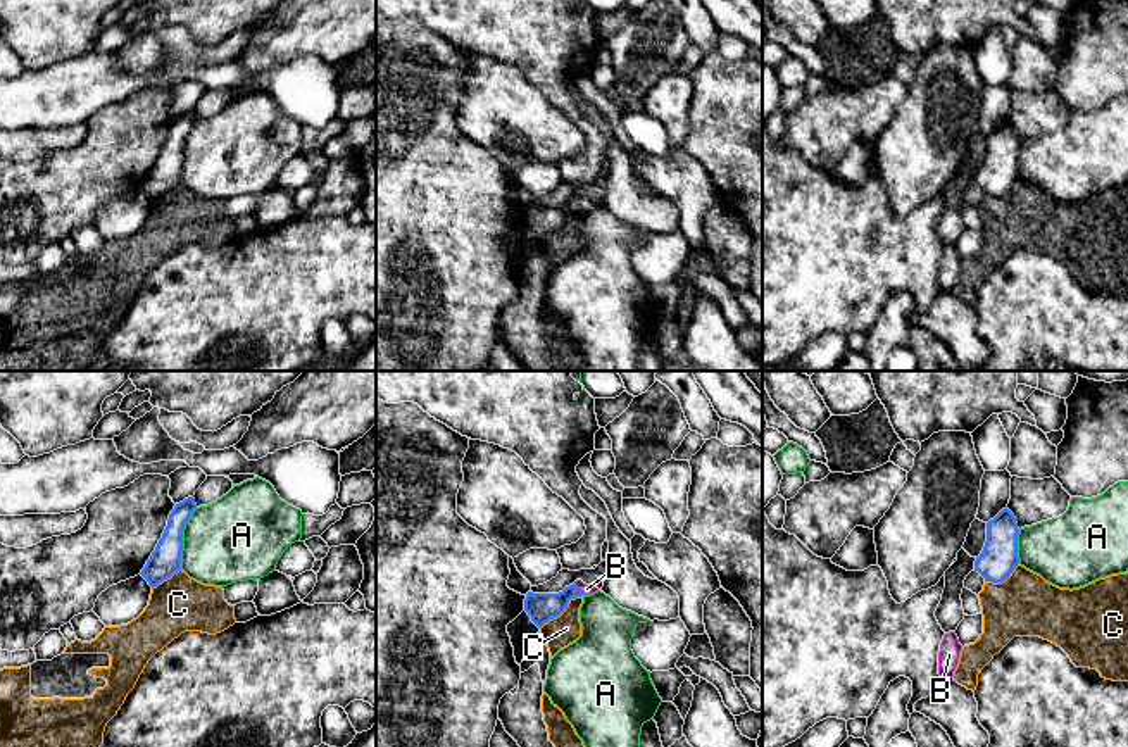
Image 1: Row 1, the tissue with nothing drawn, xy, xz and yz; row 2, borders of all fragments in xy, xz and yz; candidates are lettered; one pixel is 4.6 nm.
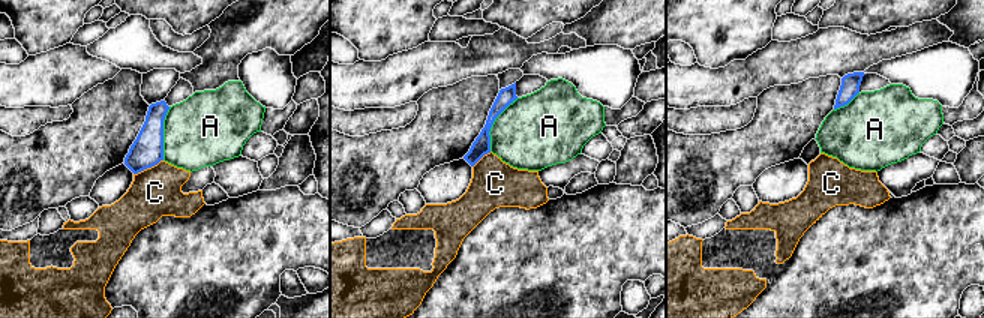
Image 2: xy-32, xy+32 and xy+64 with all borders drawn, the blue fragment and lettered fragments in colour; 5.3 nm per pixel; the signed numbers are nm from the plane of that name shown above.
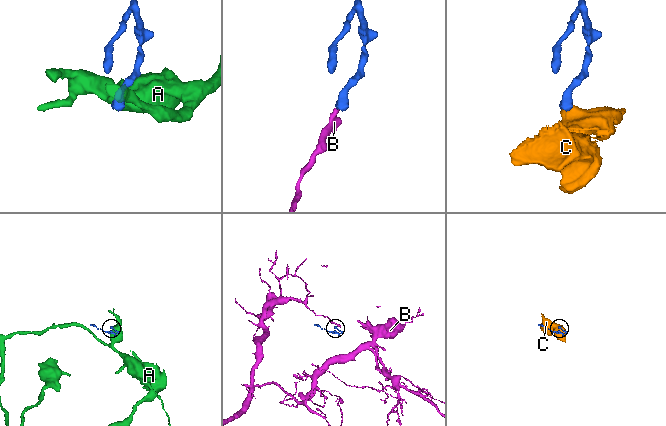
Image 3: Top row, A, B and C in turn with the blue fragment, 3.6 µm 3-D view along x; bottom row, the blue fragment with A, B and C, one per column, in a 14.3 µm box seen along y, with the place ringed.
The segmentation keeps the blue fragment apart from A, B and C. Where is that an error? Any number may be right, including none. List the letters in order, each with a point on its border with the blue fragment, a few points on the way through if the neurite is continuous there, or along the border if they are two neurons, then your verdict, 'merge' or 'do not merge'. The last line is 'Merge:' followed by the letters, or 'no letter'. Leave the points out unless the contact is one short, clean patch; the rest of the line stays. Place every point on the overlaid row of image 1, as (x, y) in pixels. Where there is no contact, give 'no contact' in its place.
A: xy (181, 539) | do not merge
B: xz (580, 589) | across xz (542, 608), (580, 589), (587, 589) | merge
C: xz (563, 611) | along xz (582, 594), (573, 597), (559, 615), (540, 628) | do not merge
Merge: B

